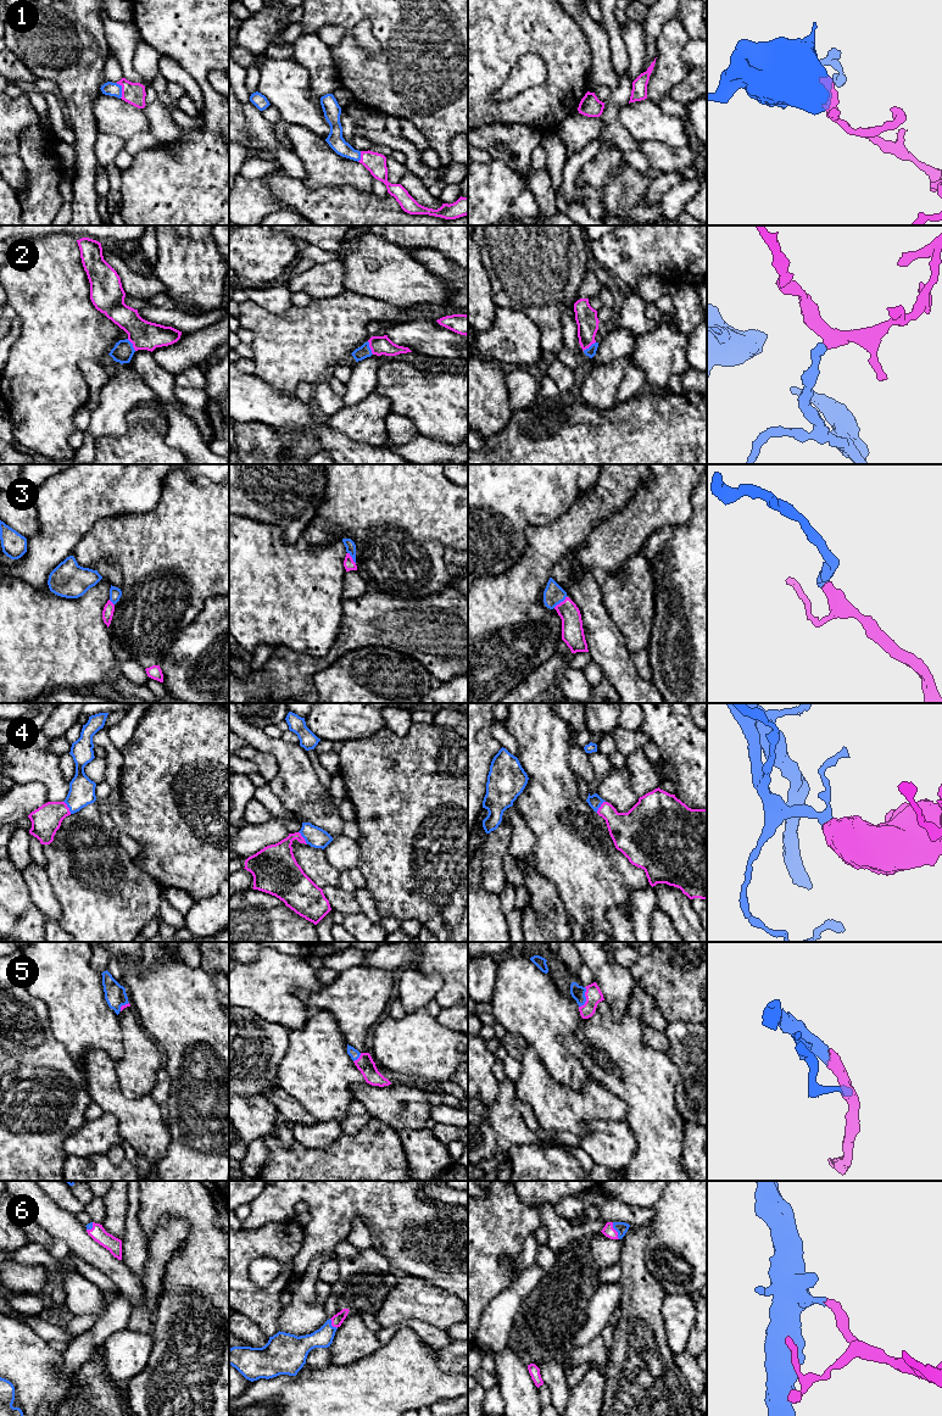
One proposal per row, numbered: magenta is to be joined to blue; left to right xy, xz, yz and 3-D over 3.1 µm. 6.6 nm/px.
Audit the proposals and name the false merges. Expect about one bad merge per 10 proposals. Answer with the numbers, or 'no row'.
no row

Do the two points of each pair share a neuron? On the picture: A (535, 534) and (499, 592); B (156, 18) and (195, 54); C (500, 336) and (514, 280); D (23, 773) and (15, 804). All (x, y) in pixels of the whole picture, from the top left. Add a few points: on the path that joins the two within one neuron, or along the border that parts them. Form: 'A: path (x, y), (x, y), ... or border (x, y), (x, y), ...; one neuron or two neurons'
A: path (535, 548), (535, 558), (513, 580); one neuron
B: path (166, 27), (185, 45); one neuron
C: border (496, 305), (522, 311), (533, 321); two neurons
D: border (16, 782), (40, 782), (45, 789), (46, 796); two neurons

